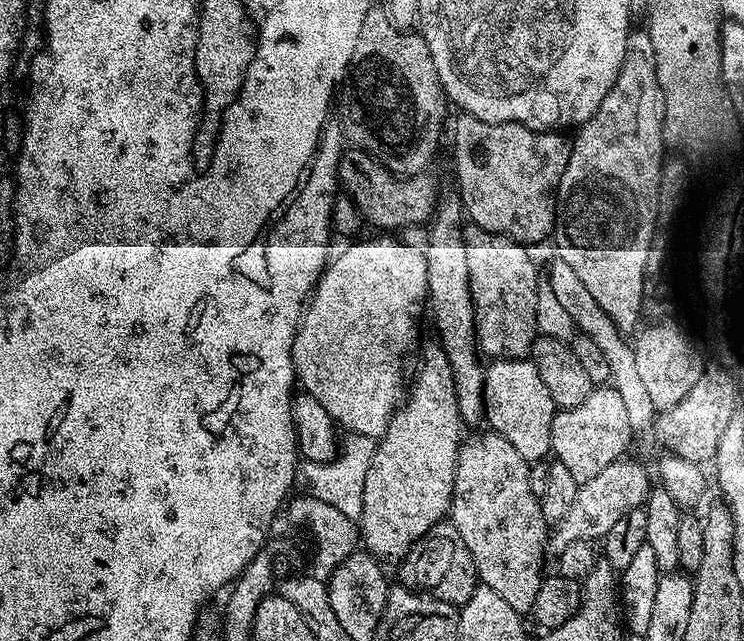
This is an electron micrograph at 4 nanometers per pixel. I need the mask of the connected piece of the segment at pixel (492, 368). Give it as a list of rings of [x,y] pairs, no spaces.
[[[530,358],[492,360],[484,369],[484,415],[497,436],[506,438],[529,462],[540,462],[552,451],[552,423],[557,414],[554,398],[546,390],[538,366]]]

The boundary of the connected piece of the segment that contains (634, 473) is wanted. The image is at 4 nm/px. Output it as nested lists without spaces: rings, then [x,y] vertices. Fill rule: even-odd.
[[[621,458],[616,463],[606,466],[590,482],[579,485],[574,494],[574,503],[562,518],[560,524],[555,525],[554,531],[548,537],[547,551],[559,554],[570,546],[570,542],[586,540],[589,542],[603,541],[604,536],[613,528],[618,518],[626,518],[626,514],[641,511],[644,503],[648,501],[650,483],[648,472],[640,464],[634,464],[626,458]]]

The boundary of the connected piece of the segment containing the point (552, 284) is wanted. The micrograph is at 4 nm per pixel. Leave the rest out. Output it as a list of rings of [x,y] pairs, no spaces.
[[[559,258],[553,260],[553,264],[548,268],[548,280],[546,276],[547,288],[554,294],[554,298],[558,298],[558,303],[566,310],[566,314],[570,314],[573,325],[583,335],[589,336],[597,344],[598,350],[602,350],[606,362],[610,362],[610,374],[612,375],[610,384],[618,394],[622,394],[622,403],[626,406],[626,414],[630,417],[633,433],[651,433],[658,413],[654,402],[650,402],[649,396],[646,395],[646,390],[638,375],[638,366],[634,362],[632,344],[629,341],[624,341],[627,340],[625,333],[617,328],[615,322],[598,306],[598,302],[594,302],[590,290],[586,290],[582,278],[578,278],[578,274],[574,274],[573,268],[566,266],[566,262]]]

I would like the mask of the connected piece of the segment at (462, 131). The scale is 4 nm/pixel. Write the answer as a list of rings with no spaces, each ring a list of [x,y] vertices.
[[[467,114],[457,115],[456,125],[452,128],[452,156],[456,159],[456,180],[460,183],[458,195],[463,211],[466,213],[473,225],[484,228],[488,232],[497,232],[499,236],[509,236],[512,240],[519,240],[525,246],[533,246],[539,240],[544,240],[553,235],[556,223],[556,187],[560,184],[562,174],[566,170],[566,162],[572,153],[572,146],[569,137],[559,131],[535,132],[532,128],[527,128],[521,124],[491,124],[485,120],[479,120]]]

